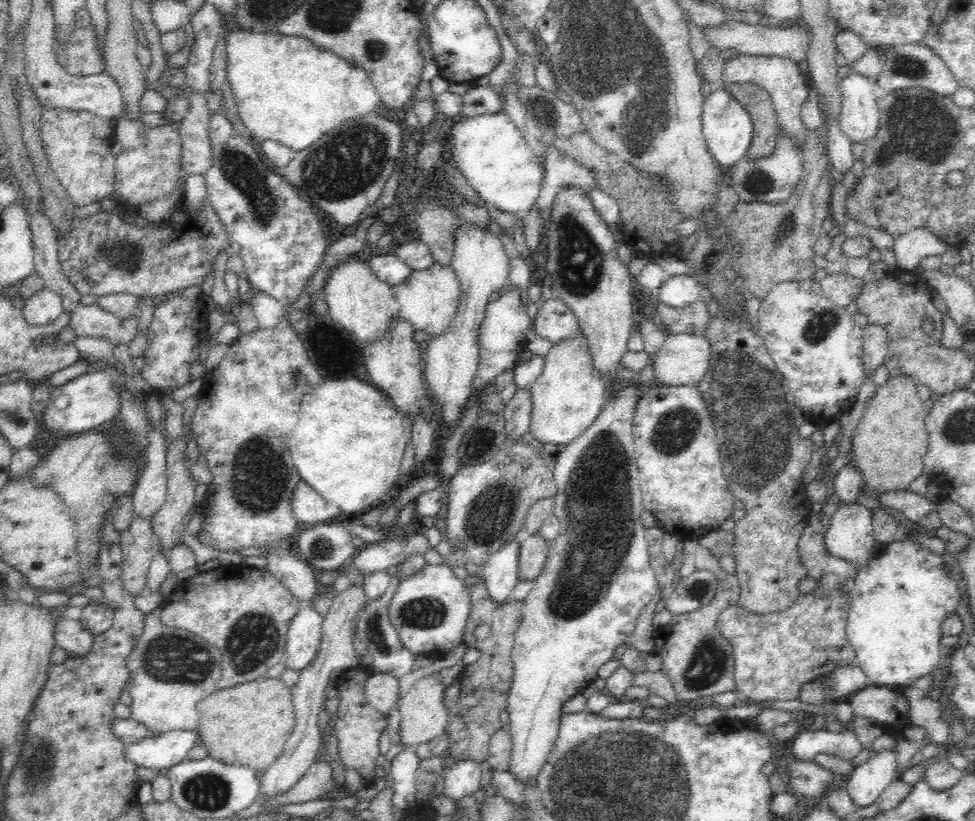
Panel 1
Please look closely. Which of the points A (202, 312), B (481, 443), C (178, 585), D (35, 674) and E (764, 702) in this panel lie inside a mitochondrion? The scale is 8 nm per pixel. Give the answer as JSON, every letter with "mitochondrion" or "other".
{"A":"other","B":"mitochondrion","C":"other","D":"mitochondrion","E":"other"}

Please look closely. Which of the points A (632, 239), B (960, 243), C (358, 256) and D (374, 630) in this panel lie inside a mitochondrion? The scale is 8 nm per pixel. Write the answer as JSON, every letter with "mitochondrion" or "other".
{"A":"other","B":"other","C":"other","D":"mitochondrion"}

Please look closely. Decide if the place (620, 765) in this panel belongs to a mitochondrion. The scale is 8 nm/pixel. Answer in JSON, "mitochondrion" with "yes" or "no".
{"mitochondrion":"yes"}

